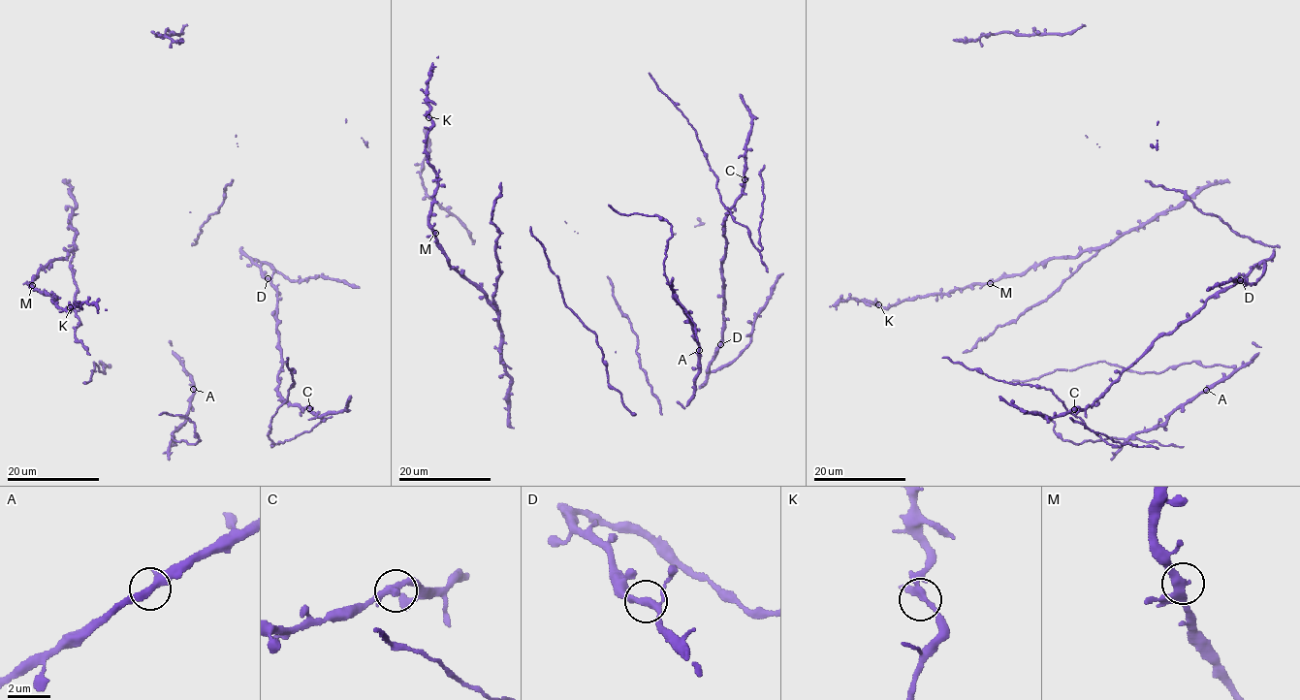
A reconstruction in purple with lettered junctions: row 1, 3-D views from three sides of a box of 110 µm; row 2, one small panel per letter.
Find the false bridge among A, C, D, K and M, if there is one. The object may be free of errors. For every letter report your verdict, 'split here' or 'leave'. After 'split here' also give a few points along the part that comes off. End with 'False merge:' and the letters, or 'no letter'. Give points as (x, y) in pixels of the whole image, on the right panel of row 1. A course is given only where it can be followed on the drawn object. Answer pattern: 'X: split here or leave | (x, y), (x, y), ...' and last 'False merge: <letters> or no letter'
A: leave
C: leave
D: leave
K: leave
M: leave
False merge: no letter

